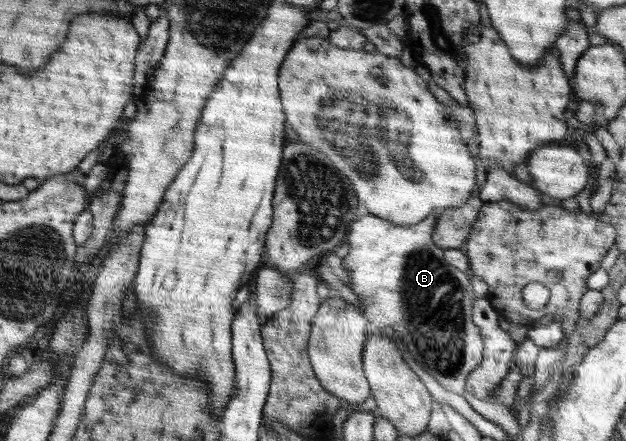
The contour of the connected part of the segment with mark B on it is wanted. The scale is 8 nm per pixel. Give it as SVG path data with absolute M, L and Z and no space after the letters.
M438 213L430 214L426 219L423 219L420 223L416 225L411 225L412 227L398 227L395 223L390 223L385 219L379 218L377 215L364 215L351 223L351 229L347 234L348 245L350 246L348 255L342 259L344 267L346 267L346 271L350 273L350 288L356 295L358 295L358 299L362 301L362 307L358 307L358 309L364 309L364 315L367 317L369 321L369 332L382 334L382 329L388 329L388 327L392 327L394 331L398 331L400 335L402 335L402 341L406 343L406 349L408 349L408 353L412 355L413 359L418 361L418 365L422 365L422 369L428 373L428 375L432 375L440 385L449 392L463 395L465 392L465 383L470 375L471 371L474 371L482 361L484 344L483 337L481 331L472 323L473 317L473 303L475 300L475 296L473 293L472 286L470 284L471 277L469 272L460 271L452 267L450 264L445 262L444 252L441 250L432 240L432 234L434 234L434 228L436 228L437 224L437 216Z

